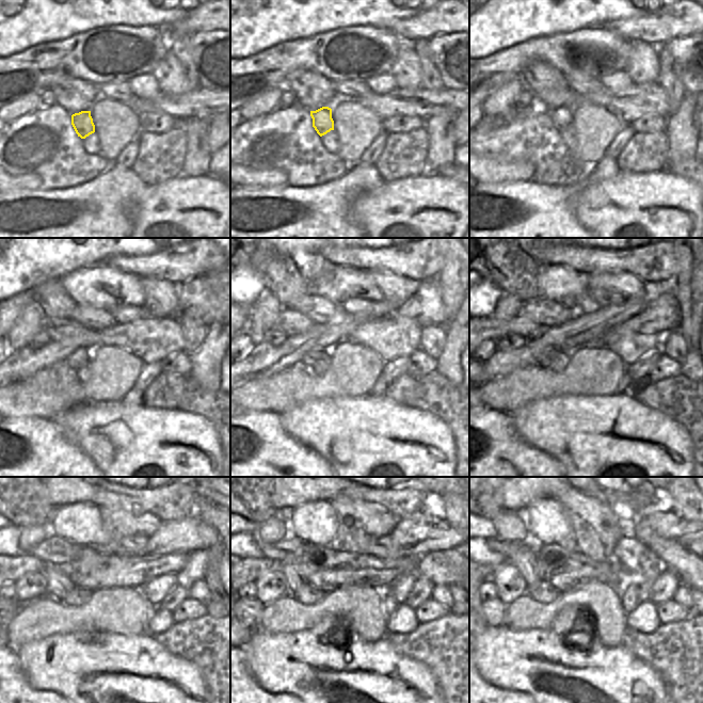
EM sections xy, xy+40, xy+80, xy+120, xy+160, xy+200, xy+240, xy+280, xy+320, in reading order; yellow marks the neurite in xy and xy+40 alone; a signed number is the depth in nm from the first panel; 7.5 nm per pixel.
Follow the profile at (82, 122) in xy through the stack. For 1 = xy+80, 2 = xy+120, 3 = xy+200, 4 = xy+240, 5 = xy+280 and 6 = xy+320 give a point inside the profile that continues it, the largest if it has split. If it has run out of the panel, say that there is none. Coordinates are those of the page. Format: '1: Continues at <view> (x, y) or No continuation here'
1: Continues at xy+80 (561, 117)
2: Continues at xy+120 (81, 356)
3: Continues at xy+200 (545, 358)
4: Continues at xy+240 (59, 585)
5: Continues at xy+280 (290, 570)
6: Continues at xy+320 (525, 560)

